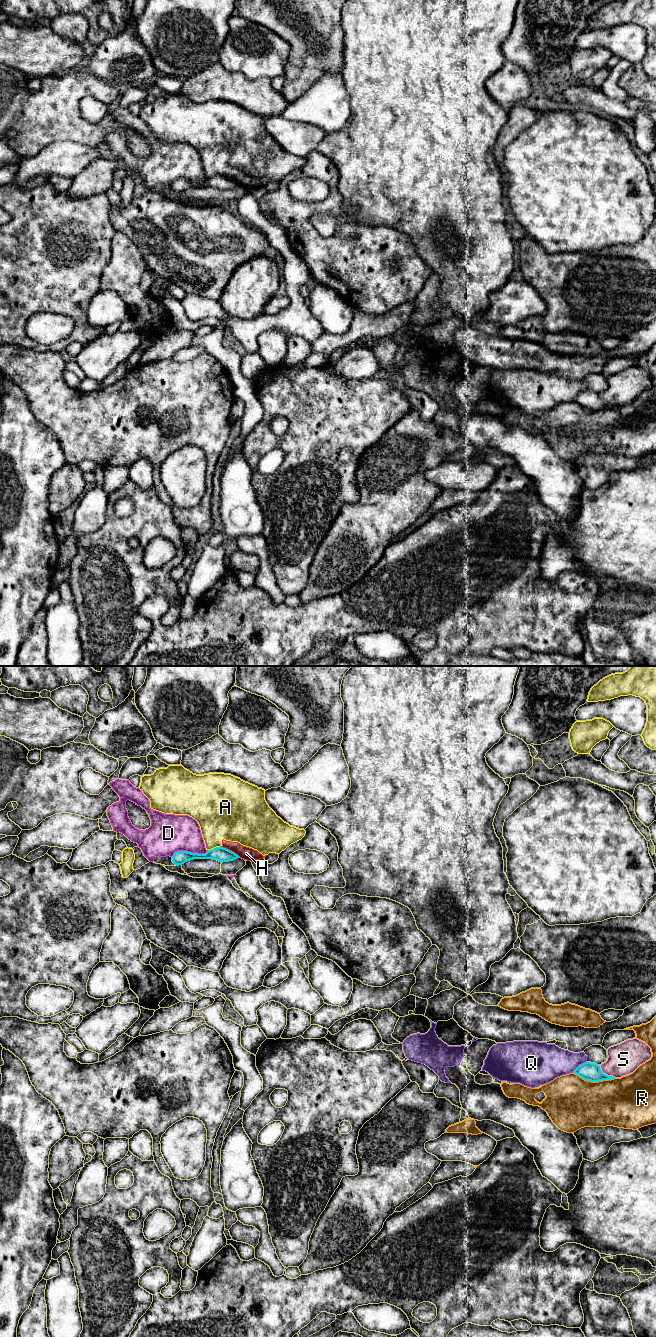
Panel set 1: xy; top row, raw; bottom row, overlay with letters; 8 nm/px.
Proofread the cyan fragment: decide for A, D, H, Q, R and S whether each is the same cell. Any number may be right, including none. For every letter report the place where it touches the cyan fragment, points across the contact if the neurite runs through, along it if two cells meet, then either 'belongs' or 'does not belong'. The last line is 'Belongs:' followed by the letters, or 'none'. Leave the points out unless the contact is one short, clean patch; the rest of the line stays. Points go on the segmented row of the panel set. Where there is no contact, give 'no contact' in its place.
A: contact xy (214, 848); does not belong
D: contact xy (189, 852); does not belong
H: contact xy (229, 850); border xy (220, 846), (233, 851), (239, 856); does not belong
Q: contact xy (579, 1065); does not belong
R: contact xy (594, 1081); does not belong
S: contact xy (605, 1074); does not belong
Belongs: none

